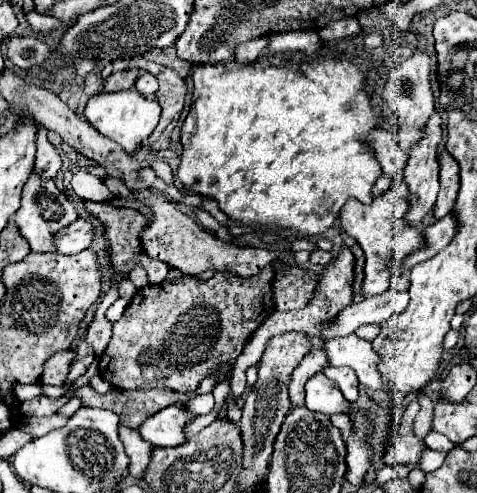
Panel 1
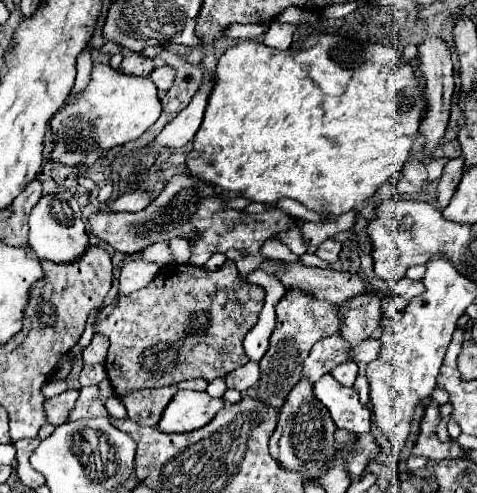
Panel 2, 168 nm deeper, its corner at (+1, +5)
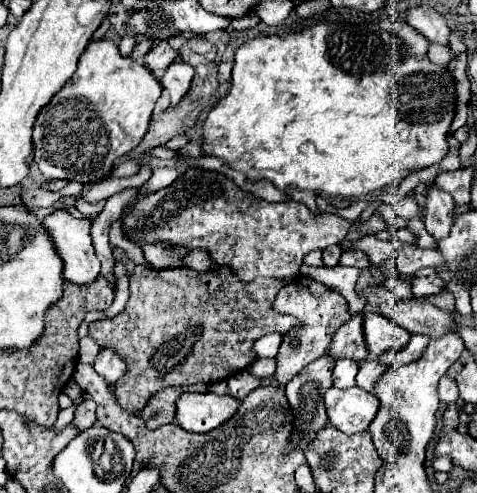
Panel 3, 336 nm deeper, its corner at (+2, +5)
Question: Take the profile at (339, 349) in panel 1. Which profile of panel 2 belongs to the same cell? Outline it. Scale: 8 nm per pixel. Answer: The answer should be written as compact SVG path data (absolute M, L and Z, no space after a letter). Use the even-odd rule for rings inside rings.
M366 339L358 345L354 345L350 349L350 353L356 363L370 363L380 355L380 349L382 349L382 343L378 339Z

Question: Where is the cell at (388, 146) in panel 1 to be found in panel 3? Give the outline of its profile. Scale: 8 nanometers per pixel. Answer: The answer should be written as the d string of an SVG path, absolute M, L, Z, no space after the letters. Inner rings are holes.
M427 187L423 209L425 209L425 229L435 239L449 235L449 223L451 223L451 217L455 215L453 197L441 189Z

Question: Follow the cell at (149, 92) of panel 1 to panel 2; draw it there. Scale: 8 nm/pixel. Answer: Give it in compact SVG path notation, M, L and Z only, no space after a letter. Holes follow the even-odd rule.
M168 65L156 67L156 69L152 71L152 75L150 75L150 79L154 81L154 85L158 87L160 93L166 93L166 91L172 87L174 77L176 77L176 71L174 71L172 67L168 67Z

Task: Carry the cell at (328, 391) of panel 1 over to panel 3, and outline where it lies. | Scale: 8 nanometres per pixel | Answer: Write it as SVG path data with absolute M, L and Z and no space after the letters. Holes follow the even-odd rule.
M357 385L351 389L329 387L325 391L325 405L329 423L345 433L367 431L379 407L377 397Z

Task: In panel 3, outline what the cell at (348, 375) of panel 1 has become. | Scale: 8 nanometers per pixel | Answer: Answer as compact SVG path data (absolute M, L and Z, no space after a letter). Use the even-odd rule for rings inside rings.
M337 359L333 367L333 385L341 389L349 389L355 385L355 375L359 371L357 361L353 359Z

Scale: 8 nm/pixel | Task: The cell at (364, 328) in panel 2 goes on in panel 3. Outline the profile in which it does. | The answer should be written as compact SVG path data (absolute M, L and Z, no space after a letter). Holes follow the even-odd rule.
M363 313L363 337L369 355L377 357L381 351L403 349L405 341L409 341L409 331L381 313Z

